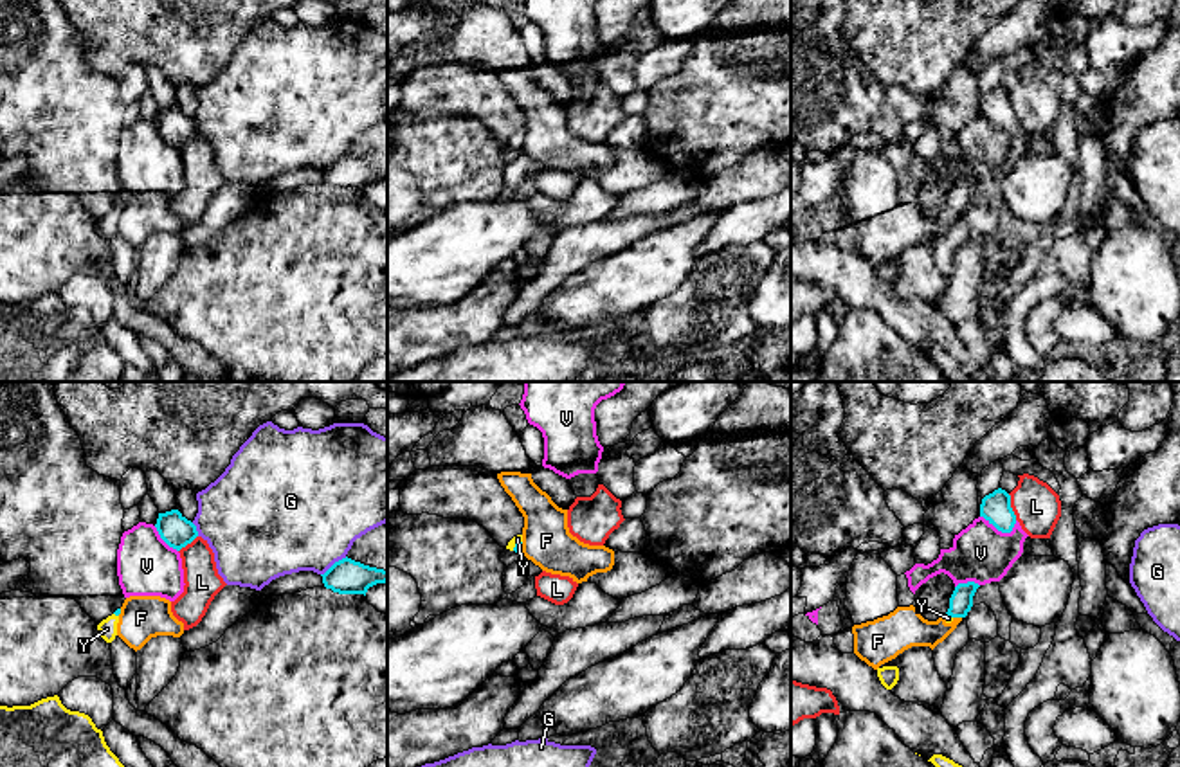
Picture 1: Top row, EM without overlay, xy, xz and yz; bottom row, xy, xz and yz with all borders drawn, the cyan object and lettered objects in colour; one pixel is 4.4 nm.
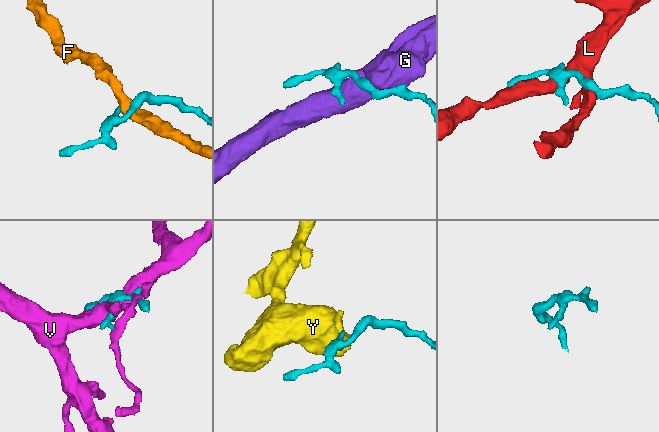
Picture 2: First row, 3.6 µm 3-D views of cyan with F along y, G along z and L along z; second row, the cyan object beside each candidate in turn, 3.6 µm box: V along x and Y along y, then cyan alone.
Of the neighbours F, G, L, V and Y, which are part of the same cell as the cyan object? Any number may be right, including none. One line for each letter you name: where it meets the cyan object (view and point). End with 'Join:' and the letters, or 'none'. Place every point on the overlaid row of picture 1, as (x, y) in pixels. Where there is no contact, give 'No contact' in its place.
Y: Touches cyan at xz (516, 546)
Join: Y

